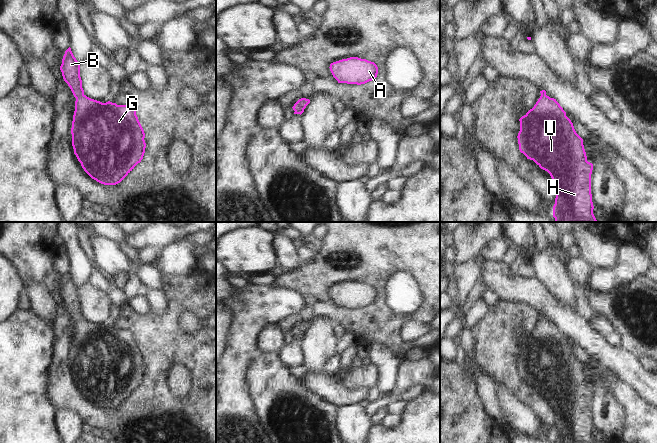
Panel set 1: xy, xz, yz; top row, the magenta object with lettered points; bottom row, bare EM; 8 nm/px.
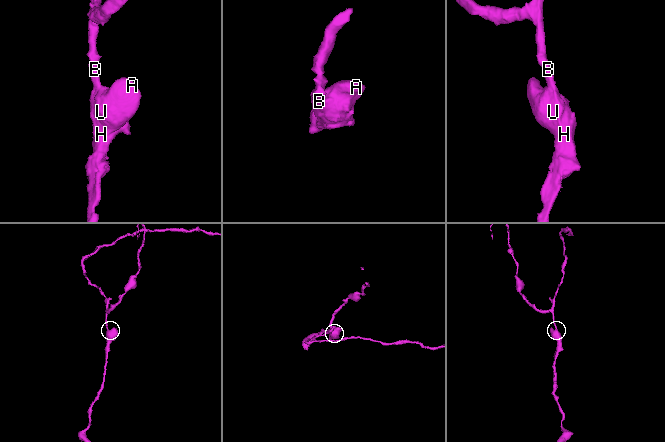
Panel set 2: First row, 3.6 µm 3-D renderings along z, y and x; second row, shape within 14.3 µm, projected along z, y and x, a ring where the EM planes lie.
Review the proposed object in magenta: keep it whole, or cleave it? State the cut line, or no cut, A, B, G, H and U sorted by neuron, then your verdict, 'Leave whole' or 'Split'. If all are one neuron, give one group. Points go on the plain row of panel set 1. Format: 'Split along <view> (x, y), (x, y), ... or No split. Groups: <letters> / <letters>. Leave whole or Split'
No split. Groups: A B G H U. Leave whole

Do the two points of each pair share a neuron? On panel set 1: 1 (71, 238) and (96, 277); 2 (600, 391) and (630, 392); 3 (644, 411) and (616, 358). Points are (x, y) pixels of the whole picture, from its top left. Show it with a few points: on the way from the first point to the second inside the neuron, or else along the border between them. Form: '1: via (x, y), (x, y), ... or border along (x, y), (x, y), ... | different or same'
1: border along (97, 270), (90, 276), (87, 282) | different
2: border along (617, 380), (613, 392), (627, 411) | different
3: border along (620, 379), (628, 382), (646, 400) | different

